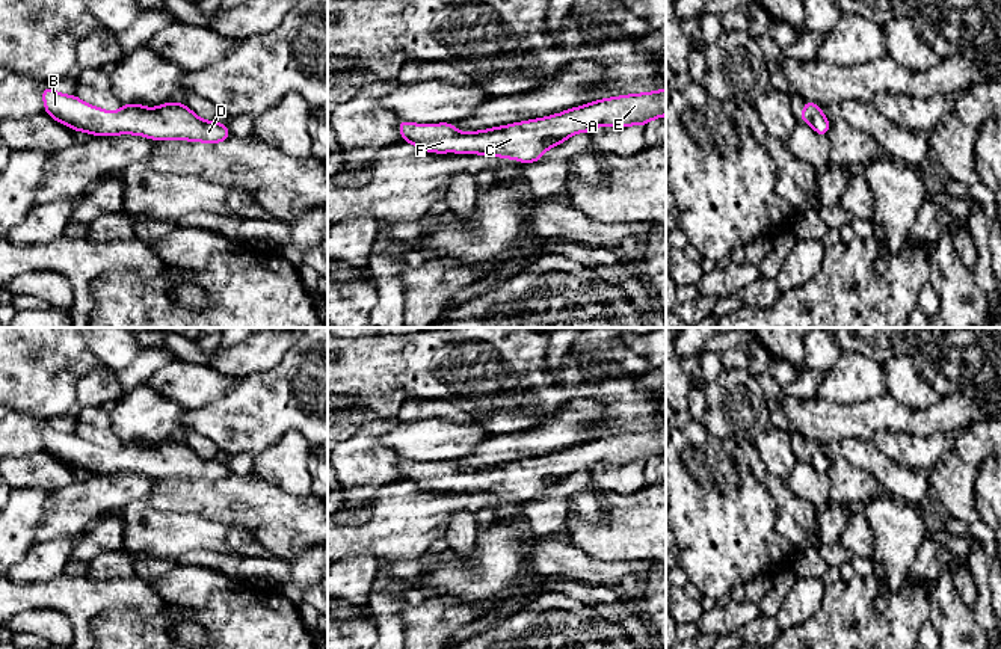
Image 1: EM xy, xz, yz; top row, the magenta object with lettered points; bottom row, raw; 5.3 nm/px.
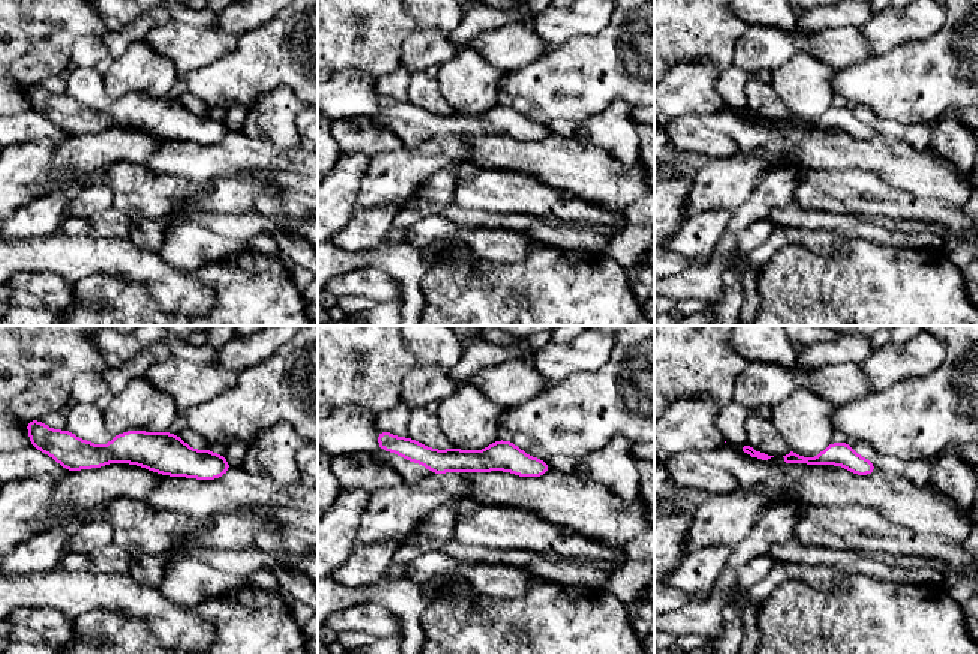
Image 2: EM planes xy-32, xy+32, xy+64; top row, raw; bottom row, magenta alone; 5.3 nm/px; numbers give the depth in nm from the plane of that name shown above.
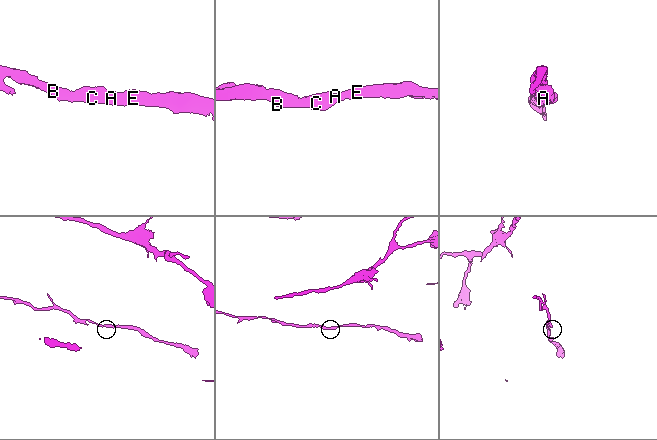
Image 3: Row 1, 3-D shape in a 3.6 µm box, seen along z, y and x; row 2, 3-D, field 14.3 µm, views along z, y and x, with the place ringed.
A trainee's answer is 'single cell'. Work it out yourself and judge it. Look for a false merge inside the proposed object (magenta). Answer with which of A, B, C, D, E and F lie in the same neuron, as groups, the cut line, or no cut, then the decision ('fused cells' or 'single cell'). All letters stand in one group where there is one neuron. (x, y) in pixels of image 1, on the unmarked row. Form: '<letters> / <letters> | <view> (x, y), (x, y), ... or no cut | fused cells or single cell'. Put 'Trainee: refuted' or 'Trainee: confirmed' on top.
Trainee: confirmed
A B C D E F | no cut | single cell

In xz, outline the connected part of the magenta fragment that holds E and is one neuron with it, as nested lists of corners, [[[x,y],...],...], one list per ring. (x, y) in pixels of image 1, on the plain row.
[[[666,426],[604,436],[557,453],[482,469],[459,471],[453,460],[412,462],[397,457],[397,463],[402,477],[421,489],[495,494],[525,503],[539,500],[547,488],[577,471],[592,471],[598,463],[646,463],[658,454],[666,454]]]

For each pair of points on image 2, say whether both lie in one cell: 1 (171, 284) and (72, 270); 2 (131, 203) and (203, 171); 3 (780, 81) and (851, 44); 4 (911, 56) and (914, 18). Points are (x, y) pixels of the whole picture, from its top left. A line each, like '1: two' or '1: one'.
1: one
2: two
3: two
4: two

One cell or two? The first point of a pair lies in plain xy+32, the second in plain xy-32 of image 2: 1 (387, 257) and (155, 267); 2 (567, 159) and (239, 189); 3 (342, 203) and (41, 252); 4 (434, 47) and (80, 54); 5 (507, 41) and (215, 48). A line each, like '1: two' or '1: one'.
1: one
2: two
3: two
4: one
5: one

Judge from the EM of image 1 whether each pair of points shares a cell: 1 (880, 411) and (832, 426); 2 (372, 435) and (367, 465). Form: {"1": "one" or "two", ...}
{"1": "one", "2": "one"}

